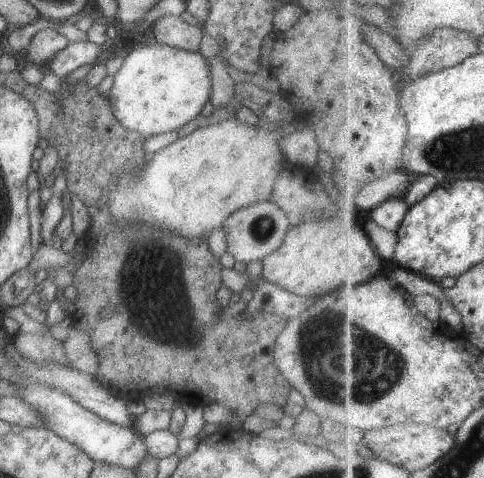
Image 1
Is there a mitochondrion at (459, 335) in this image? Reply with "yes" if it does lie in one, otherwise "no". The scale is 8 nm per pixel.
no

